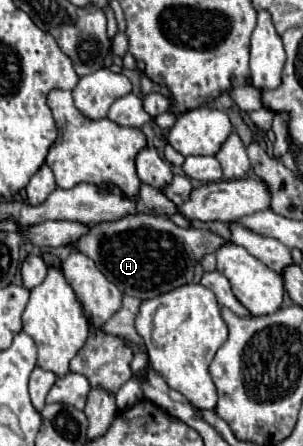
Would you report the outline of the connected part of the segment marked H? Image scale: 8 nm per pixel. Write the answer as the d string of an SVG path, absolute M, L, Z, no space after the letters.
M137 212L113 222L93 224L89 226L87 234L69 246L89 256L105 274L105 278L113 282L123 294L135 296L139 300L149 300L179 286L191 284L195 264L199 264L205 254L217 252L223 244L225 240L209 230L193 226L179 228L167 216Z

